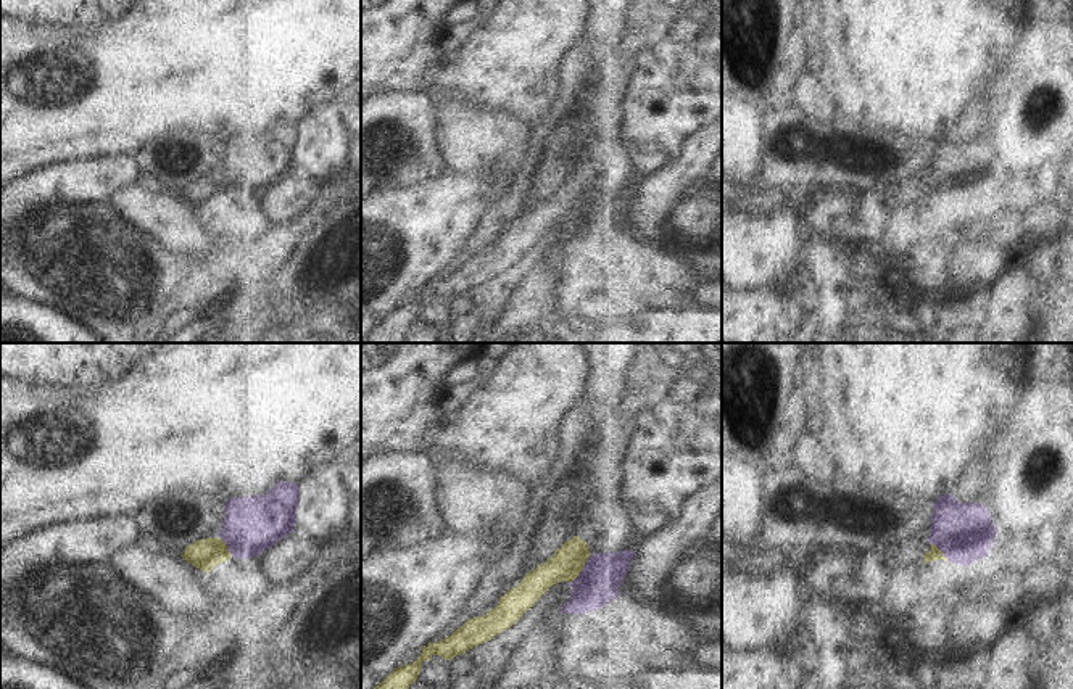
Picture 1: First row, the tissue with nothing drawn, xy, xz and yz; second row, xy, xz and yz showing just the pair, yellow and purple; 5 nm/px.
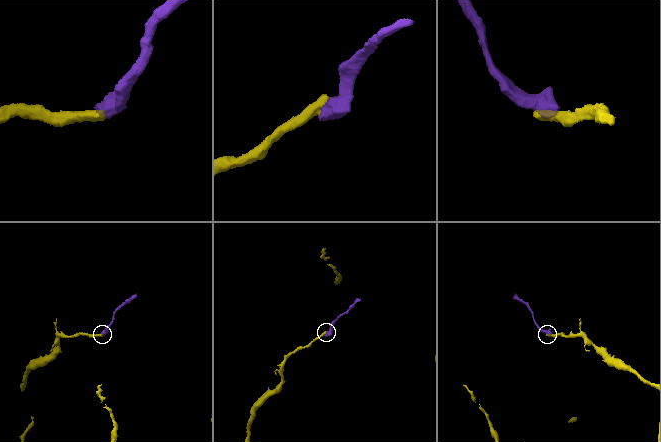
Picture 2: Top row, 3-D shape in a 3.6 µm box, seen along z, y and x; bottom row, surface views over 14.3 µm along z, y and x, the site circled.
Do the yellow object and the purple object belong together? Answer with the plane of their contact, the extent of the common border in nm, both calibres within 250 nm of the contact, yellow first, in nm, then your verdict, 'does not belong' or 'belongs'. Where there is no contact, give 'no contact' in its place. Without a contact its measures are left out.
contact in xz; length 180 nm; calibres 160 and 200 nm; does not belong

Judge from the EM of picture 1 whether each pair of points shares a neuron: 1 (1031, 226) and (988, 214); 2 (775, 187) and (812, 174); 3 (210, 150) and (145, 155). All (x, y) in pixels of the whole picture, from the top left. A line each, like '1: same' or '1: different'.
1: same
2: same
3: same

